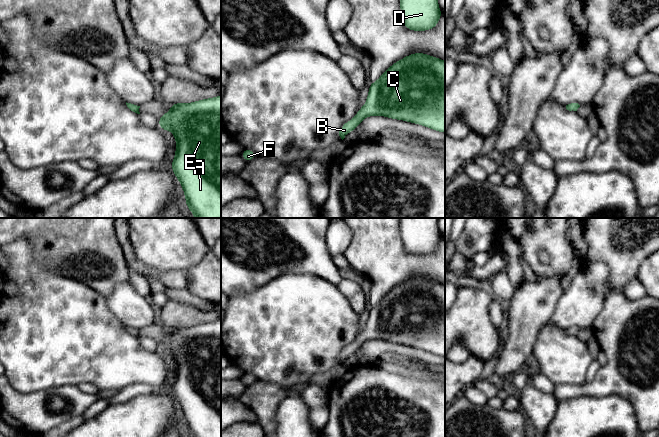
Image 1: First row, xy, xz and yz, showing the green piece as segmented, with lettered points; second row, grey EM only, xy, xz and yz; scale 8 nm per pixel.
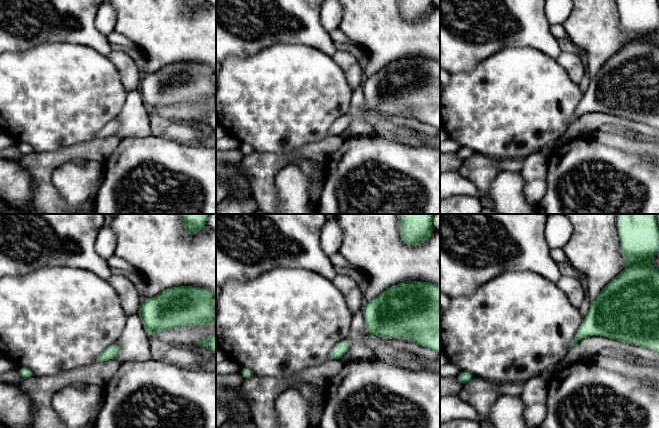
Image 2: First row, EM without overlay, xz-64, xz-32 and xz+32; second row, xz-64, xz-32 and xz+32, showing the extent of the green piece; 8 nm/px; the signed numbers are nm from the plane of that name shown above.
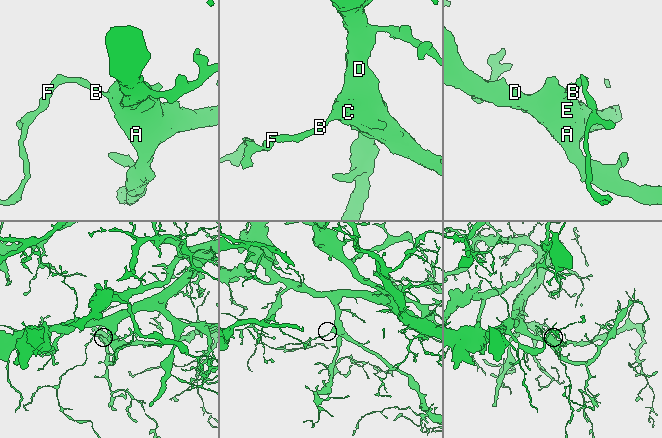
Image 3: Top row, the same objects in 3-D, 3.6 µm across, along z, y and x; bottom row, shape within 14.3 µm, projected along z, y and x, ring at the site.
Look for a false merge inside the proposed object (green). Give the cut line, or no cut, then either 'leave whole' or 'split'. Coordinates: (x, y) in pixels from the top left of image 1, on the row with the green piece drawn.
cut none; leave whole

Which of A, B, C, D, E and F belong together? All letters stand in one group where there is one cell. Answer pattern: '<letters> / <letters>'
A B C D E F

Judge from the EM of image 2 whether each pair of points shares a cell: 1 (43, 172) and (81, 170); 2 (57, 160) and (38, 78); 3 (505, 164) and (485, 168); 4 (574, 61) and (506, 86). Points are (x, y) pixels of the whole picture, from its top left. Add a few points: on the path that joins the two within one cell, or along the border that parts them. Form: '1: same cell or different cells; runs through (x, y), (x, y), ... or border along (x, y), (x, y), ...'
1: different cells; border along (74, 160), (52, 173), (58, 194)
2: different cells; border along (77, 143), (51, 151), (34, 152)
3: different cells; border along (499, 160), (498, 167), (501, 170)
4: different cells; border along (555, 59), (577, 84)

